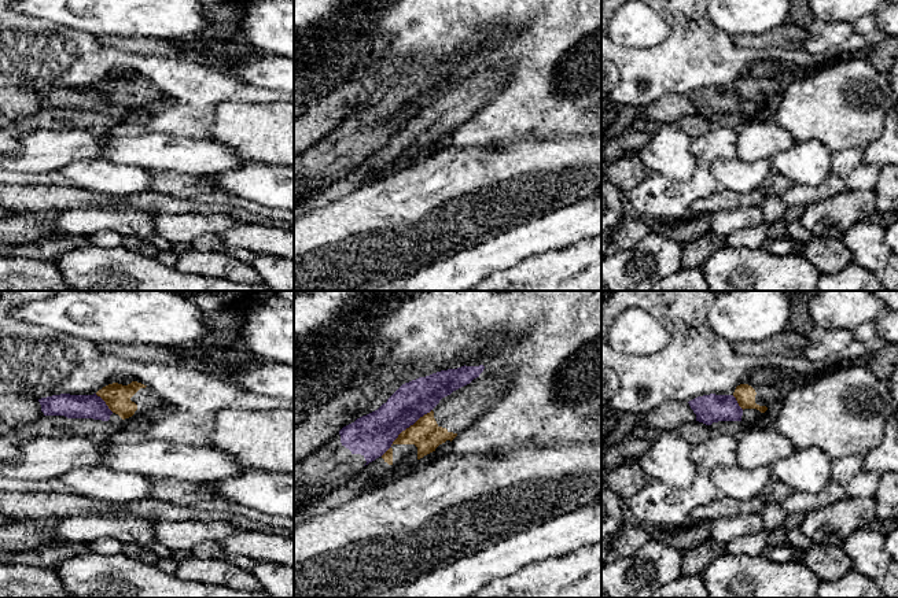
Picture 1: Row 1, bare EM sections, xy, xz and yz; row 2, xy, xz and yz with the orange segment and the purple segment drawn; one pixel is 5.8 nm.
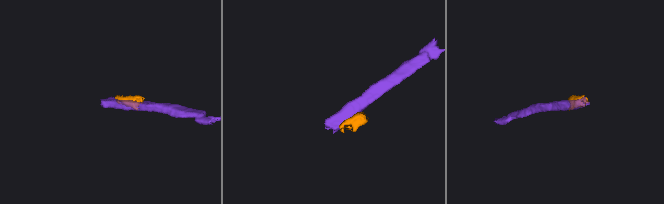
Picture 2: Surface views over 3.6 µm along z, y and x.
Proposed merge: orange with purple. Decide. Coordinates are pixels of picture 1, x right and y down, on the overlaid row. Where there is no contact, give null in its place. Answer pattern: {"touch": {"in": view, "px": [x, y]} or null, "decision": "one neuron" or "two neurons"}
{"touch": {"in": "xz", "px": [405, 429]}, "decision": "two neurons"}

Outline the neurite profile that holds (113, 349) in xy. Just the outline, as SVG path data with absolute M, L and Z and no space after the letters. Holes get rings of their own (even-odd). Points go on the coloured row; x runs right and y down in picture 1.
M97 343L97 350L103 354L117 355L124 359L132 359L143 363L177 365L189 362L192 348L176 348L152 344L121 344L121 343Z

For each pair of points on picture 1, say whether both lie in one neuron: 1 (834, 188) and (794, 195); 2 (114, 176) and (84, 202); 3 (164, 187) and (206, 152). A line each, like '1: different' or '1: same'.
1: same
2: different
3: different

